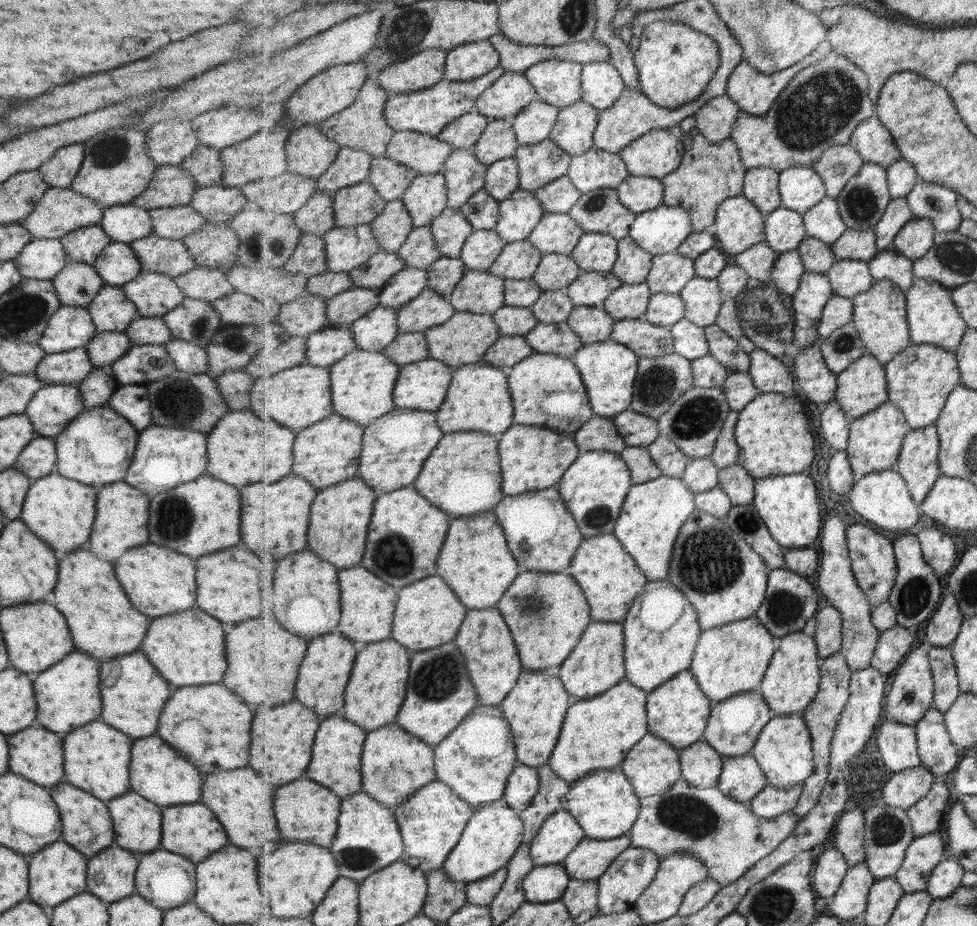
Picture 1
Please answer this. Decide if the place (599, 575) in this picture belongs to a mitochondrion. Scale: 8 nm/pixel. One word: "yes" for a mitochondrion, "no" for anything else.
no

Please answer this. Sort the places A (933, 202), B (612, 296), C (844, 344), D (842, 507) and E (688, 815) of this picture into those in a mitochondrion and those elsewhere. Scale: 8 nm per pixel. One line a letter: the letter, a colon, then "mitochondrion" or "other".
A: mitochondrion
B: other
C: mitochondrion
D: other
E: mitochondrion

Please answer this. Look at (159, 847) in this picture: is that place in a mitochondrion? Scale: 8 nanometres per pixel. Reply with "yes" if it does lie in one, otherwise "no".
no

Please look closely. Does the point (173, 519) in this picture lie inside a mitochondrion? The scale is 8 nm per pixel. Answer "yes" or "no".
yes

